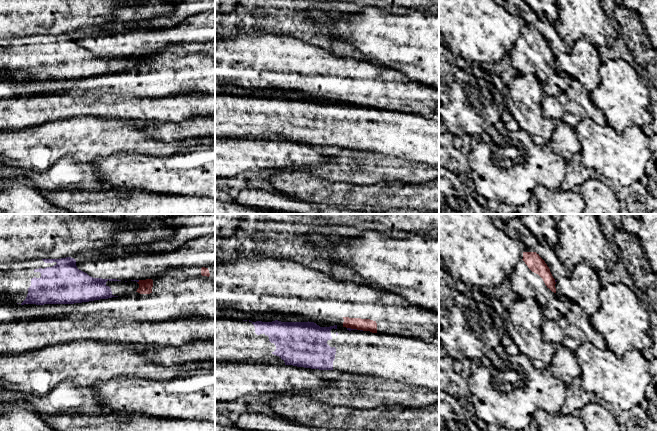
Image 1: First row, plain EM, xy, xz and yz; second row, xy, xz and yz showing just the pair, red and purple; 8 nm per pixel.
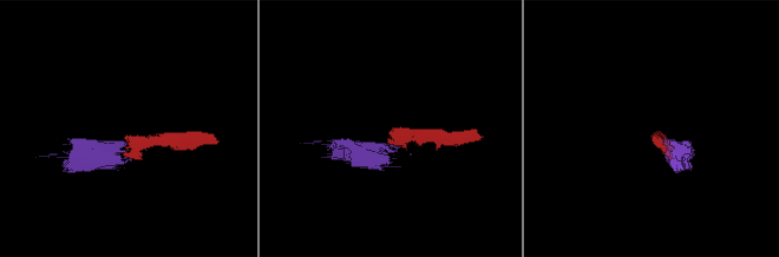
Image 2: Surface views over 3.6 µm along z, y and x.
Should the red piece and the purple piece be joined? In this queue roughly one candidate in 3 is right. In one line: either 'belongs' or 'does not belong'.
does not belong

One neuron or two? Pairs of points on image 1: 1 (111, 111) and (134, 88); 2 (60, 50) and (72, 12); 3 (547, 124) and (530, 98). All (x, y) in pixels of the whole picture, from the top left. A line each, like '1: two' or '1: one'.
1: two
2: two
3: one

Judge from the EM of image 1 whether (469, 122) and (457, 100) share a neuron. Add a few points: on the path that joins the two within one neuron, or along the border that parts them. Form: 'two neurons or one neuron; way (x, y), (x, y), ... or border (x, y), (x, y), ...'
one neuron; way (464, 117), (457, 110), (457, 105)

